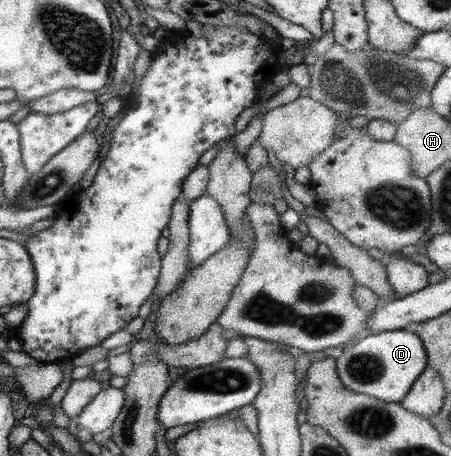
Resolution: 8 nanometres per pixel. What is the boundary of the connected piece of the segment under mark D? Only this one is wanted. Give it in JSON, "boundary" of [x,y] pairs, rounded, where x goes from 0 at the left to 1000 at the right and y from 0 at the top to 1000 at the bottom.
{"boundary":[[[880,721],[829,730],[772,754],[745,792],[747,820],[767,851],[856,884],[887,884],[945,809],[947,779],[927,735]]]}

